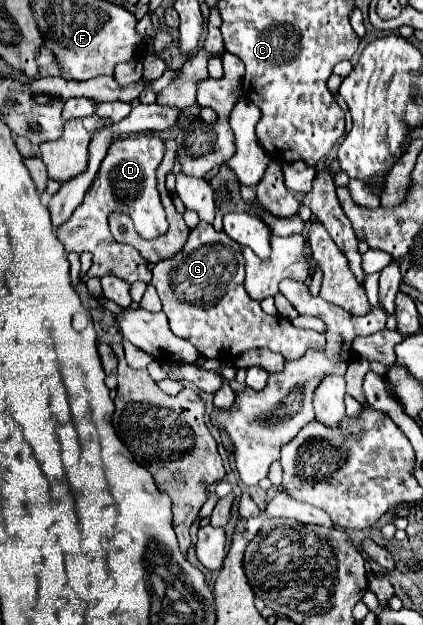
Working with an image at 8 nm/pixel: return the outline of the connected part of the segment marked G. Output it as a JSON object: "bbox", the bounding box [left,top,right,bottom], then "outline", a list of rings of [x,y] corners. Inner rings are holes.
{"bbox":[152,221,324,363],"outline":[[[200,221],[190,231],[186,245],[172,259],[156,265],[152,283],[162,299],[172,333],[190,341],[202,357],[232,363],[248,349],[268,347],[282,353],[284,359],[298,359],[306,349],[324,345],[322,333],[296,329],[288,319],[262,311],[260,303],[244,289],[242,247],[224,231],[214,231],[212,223]]]}

